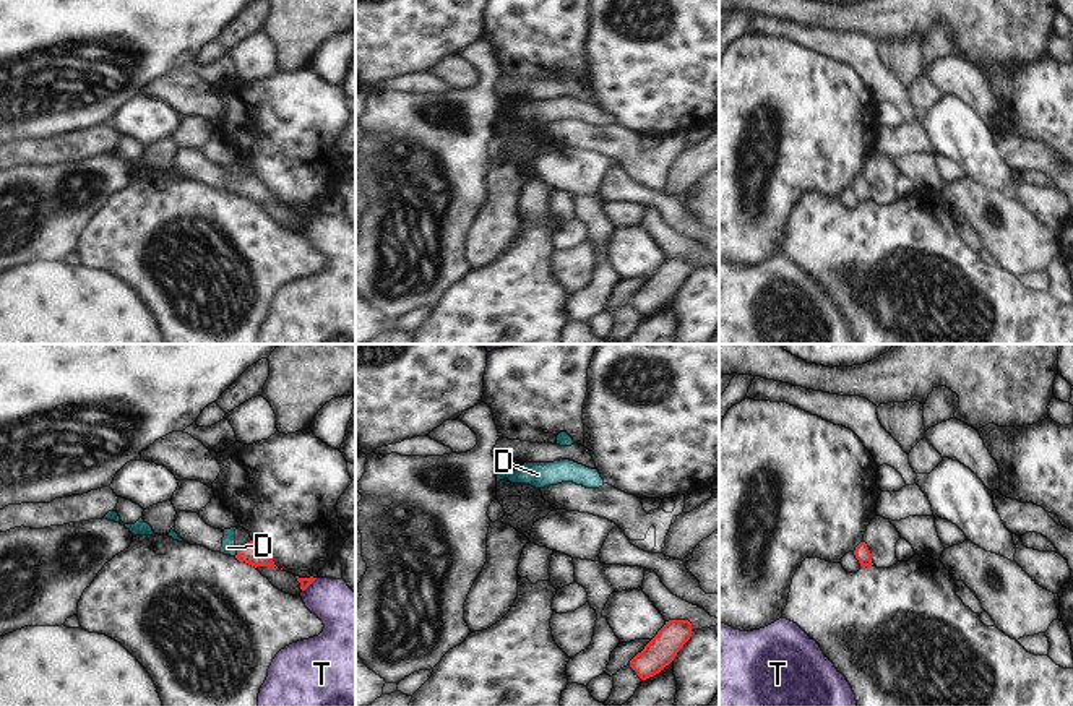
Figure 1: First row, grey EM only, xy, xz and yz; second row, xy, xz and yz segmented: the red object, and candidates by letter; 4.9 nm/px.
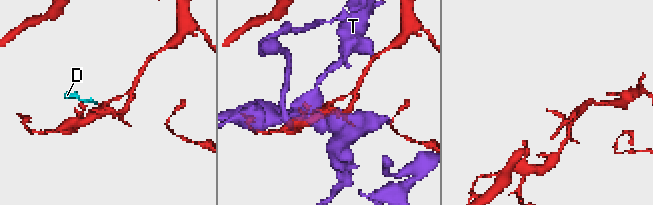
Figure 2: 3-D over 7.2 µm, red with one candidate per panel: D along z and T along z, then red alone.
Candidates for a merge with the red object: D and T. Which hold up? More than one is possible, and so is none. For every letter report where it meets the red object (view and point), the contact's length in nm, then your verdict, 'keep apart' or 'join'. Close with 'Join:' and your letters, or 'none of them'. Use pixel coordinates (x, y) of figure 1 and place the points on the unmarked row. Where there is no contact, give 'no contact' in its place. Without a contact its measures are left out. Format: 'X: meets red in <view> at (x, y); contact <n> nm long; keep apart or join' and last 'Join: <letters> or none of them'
D: meets red in xy at (237, 189); contact 40 nm long; join
T: meets red in xy at (309, 221); contact 100 nm long; keep apart
Join: D

